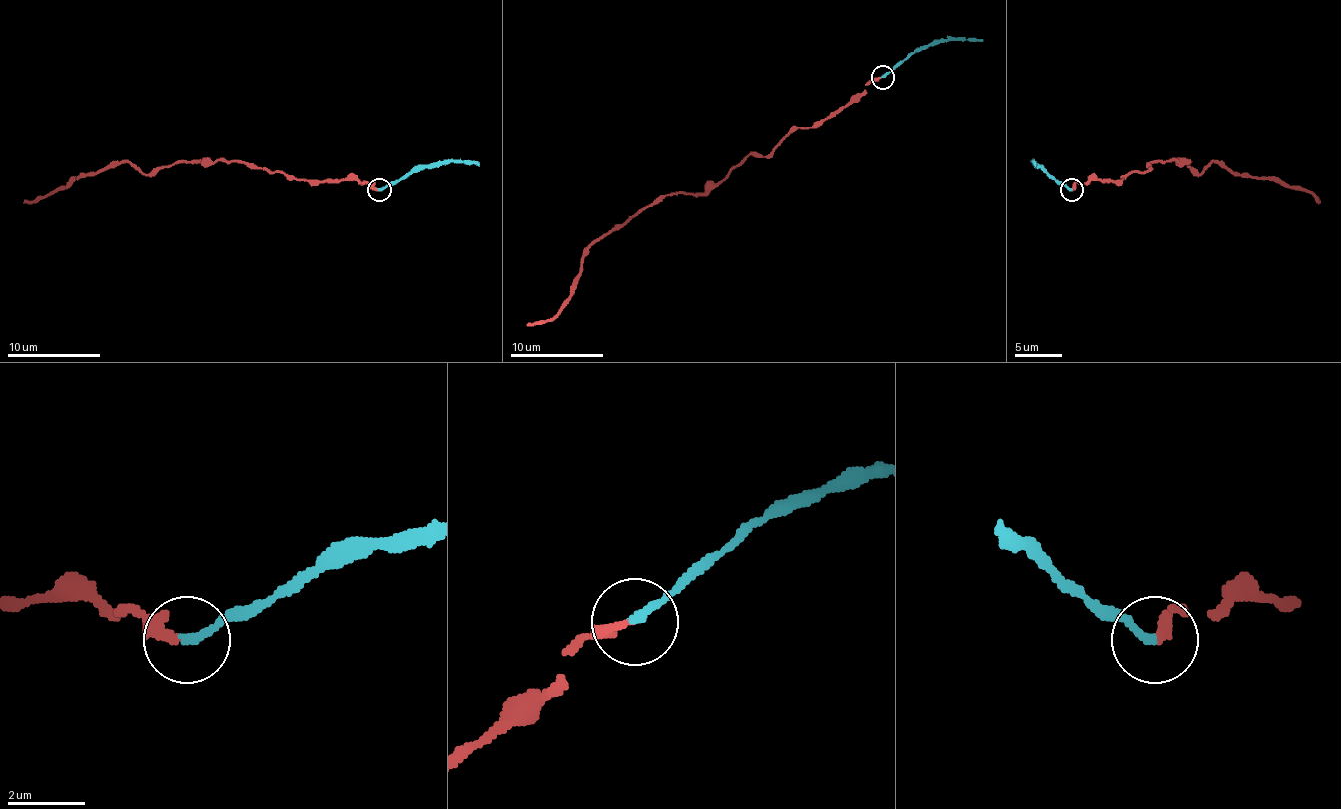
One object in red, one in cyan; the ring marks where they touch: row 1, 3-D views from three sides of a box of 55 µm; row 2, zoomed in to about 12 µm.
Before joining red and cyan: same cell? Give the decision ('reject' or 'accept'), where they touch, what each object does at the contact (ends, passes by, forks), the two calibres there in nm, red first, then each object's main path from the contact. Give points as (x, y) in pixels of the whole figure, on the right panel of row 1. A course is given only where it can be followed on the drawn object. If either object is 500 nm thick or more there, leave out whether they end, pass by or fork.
accept; at (1071, 189); red ends there; cyan ends there; 200 nm thick on the red side, 220 nm on the other; red runs (1071, 189), (1087, 179), (1122, 179), (1150, 163), (1186, 161), (1200, 175), (1218, 163), (1296, 186), (1317, 200); cyan runs (1071, 189), (1059, 184), (1036, 165)

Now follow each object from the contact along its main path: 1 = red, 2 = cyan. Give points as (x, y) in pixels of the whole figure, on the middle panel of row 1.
1: (883, 76), (705, 191), (616, 224), (584, 257), (570, 301), (527, 322)
2: (883, 76), (916, 51), (942, 41), (982, 41)

